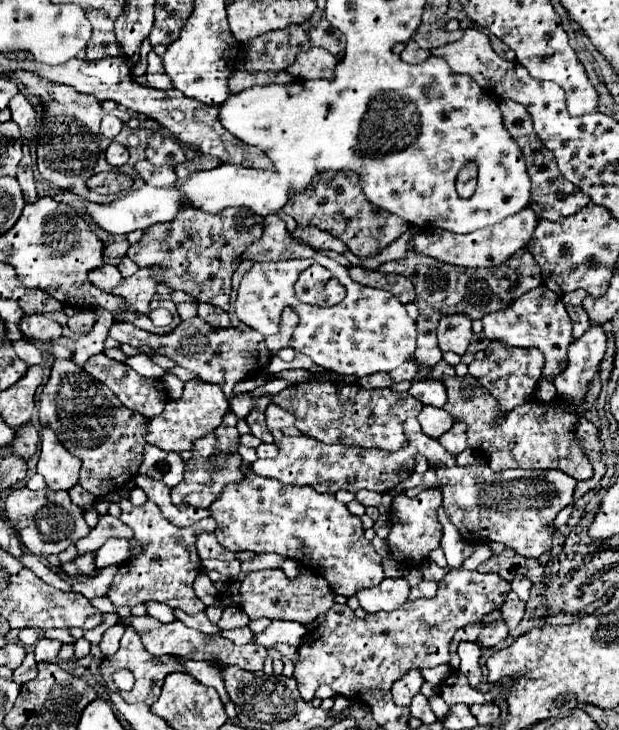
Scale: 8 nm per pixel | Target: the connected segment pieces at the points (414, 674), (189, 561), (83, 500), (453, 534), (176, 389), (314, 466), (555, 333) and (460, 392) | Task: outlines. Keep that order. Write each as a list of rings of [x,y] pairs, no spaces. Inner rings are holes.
[[[418,669],[408,671],[400,681],[396,681],[392,685],[392,699],[394,699],[394,703],[400,705],[400,707],[408,707],[412,697],[420,693],[422,683],[424,683],[424,679],[422,679]]]
[[[146,501],[140,507],[132,505],[132,503],[122,505],[120,519],[134,531],[134,539],[142,543],[144,553],[126,561],[120,567],[120,571],[116,573],[116,577],[110,585],[110,591],[108,591],[108,599],[112,601],[112,605],[132,607],[132,605],[146,603],[148,599],[152,599],[152,601],[164,603],[168,607],[178,607],[190,615],[204,611],[206,605],[196,597],[196,593],[192,589],[194,579],[202,571],[200,557],[196,551],[196,537],[202,531],[214,531],[216,521],[212,521],[212,517],[208,517],[190,527],[176,527],[168,519],[162,517],[160,509],[152,501]]]
[[[80,485],[72,487],[72,491],[70,491],[70,497],[72,497],[72,501],[74,501],[76,505],[80,505],[82,509],[90,509],[90,507],[94,505],[94,497],[92,497],[92,493],[84,491]]]
[[[442,505],[438,509],[438,519],[444,527],[444,537],[442,537],[442,551],[446,555],[446,561],[448,561],[448,567],[450,569],[460,569],[462,563],[464,563],[464,555],[462,555],[462,547],[464,547],[464,541],[458,533],[458,529],[452,525],[452,521],[448,521],[448,515],[444,513]]]
[[[168,373],[168,375],[164,377],[164,385],[166,385],[166,389],[168,389],[168,395],[170,395],[170,397],[174,397],[174,399],[182,397],[182,387],[184,387],[184,381],[180,381],[176,375]]]
[[[410,417],[404,423],[404,435],[408,437],[406,449],[400,449],[396,453],[388,453],[382,449],[358,449],[358,447],[346,447],[346,445],[324,445],[320,441],[314,441],[310,437],[282,437],[276,441],[278,455],[274,459],[258,459],[252,463],[252,469],[258,475],[278,479],[282,483],[290,485],[310,485],[320,493],[336,493],[340,489],[358,493],[360,489],[368,491],[390,491],[396,485],[400,485],[404,479],[408,479],[414,473],[414,455],[422,453],[428,457],[428,463],[434,467],[452,467],[456,465],[456,459],[452,453],[448,453],[438,439],[432,439],[422,433],[418,419]]]
[[[544,284],[538,287],[538,291],[530,291],[524,297],[516,299],[508,309],[490,313],[482,319],[484,335],[490,341],[500,341],[510,347],[536,347],[544,353],[546,363],[542,369],[542,377],[552,381],[562,373],[562,365],[568,361],[568,343],[572,343],[572,323],[568,319],[568,313],[564,309],[564,303]],[[538,297],[538,299],[534,299]]]
[[[466,375],[466,379],[444,377],[442,383],[448,393],[448,401],[446,401],[444,409],[448,409],[452,415],[458,415],[466,421],[468,445],[476,453],[480,453],[488,459],[490,469],[494,469],[494,471],[504,471],[504,469],[512,469],[512,467],[558,469],[566,475],[574,477],[576,481],[586,481],[592,477],[592,465],[586,459],[586,455],[582,453],[572,429],[574,429],[574,423],[578,421],[578,417],[582,415],[582,409],[590,409],[592,403],[596,401],[596,397],[600,393],[598,377],[592,383],[592,387],[586,395],[586,403],[582,407],[566,403],[570,411],[552,411],[556,401],[550,401],[550,403],[528,401],[526,405],[520,405],[512,413],[508,413],[508,417],[502,417],[502,421],[498,421],[500,415],[498,415],[496,399],[480,385],[478,379],[472,379],[470,375]]]

